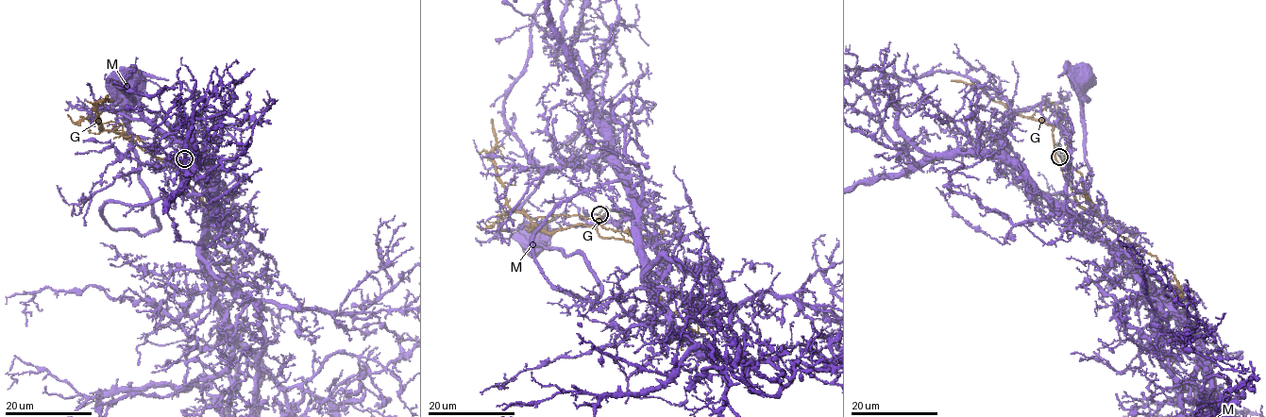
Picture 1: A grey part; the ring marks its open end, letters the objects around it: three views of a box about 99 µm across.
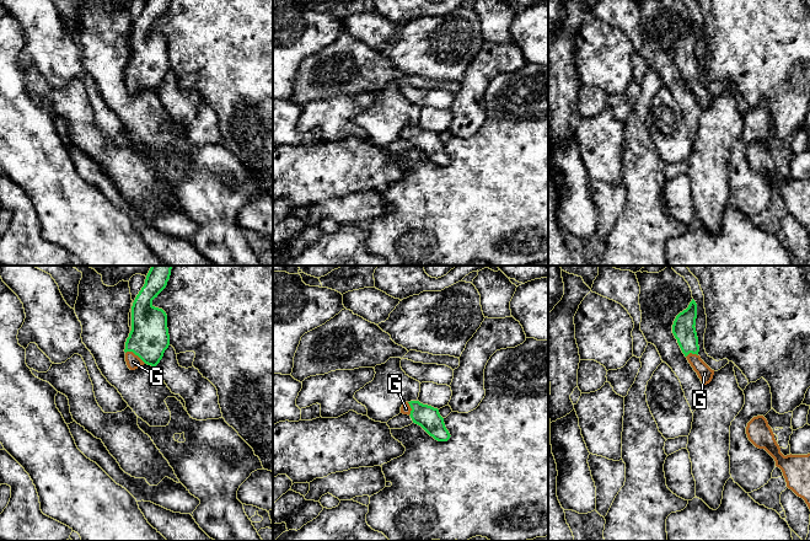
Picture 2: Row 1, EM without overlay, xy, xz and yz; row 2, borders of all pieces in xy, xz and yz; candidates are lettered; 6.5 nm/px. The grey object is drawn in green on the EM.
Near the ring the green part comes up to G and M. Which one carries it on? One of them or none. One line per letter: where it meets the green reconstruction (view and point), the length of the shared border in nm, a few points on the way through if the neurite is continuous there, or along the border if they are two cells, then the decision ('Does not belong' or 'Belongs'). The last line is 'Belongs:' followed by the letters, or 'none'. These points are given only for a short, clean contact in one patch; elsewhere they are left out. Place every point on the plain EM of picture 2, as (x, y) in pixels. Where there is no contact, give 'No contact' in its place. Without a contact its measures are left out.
G: Touches green at xy (135, 79). Shared border 150 nm. Path across: xy (149, 63), (135, 79), (133, 86). Belongs
M: No contact. Does not belong
Belongs: G

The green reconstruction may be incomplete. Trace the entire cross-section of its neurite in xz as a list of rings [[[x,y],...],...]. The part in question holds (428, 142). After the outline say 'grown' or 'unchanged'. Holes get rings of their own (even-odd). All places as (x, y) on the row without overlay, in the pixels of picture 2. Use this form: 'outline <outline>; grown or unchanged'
outline [[[411,125],[402,129],[401,138],[408,139],[413,148],[420,150],[438,166],[447,166],[451,161],[438,133],[419,125]]]; grown

